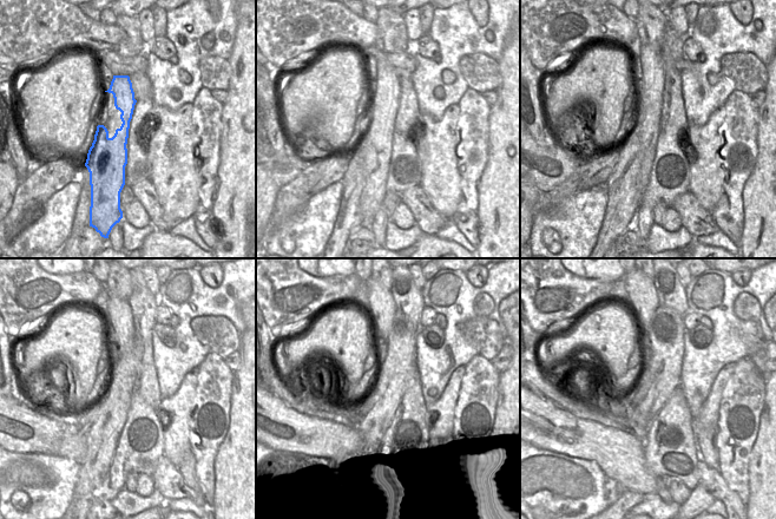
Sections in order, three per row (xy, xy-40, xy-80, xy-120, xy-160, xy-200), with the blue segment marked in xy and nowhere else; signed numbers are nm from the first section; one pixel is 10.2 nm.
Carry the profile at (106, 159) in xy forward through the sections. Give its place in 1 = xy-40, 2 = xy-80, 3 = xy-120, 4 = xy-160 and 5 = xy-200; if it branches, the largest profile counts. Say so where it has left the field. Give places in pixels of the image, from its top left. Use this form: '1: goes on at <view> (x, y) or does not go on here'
1: goes on at xy-40 (377, 156)
2: goes on at xy-80 (651, 85)
3: goes on at xy-120 (124, 356)
4: goes on at xy-160 (381, 307)
5: goes on at xy-200 (642, 291)

